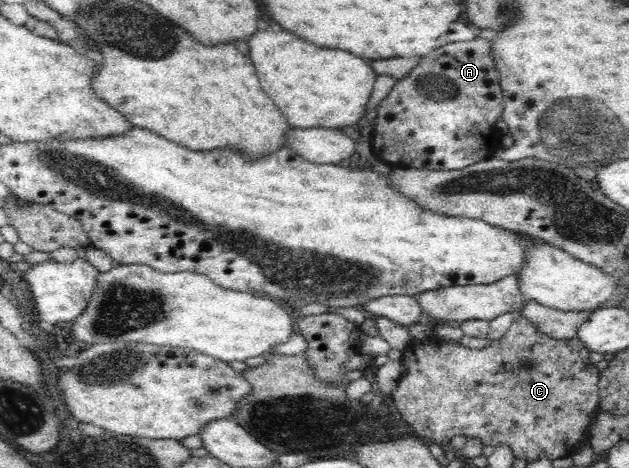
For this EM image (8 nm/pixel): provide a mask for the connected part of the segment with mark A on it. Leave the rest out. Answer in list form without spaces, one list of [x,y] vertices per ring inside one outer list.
[[[475,37],[468,41],[448,42],[422,57],[411,72],[401,75],[399,80],[394,84],[394,87],[380,100],[380,103],[375,108],[376,115],[372,122],[374,128],[369,140],[372,146],[372,156],[379,161],[388,163],[390,166],[401,168],[406,166],[407,168],[425,168],[427,170],[444,171],[461,170],[467,165],[475,164],[485,158],[493,157],[495,150],[499,148],[496,141],[500,136],[500,132],[496,128],[496,122],[503,110],[503,95],[499,88],[499,75],[497,69],[495,69],[495,65],[493,65],[492,56],[490,55],[491,41],[492,40],[489,41],[481,37]]]

